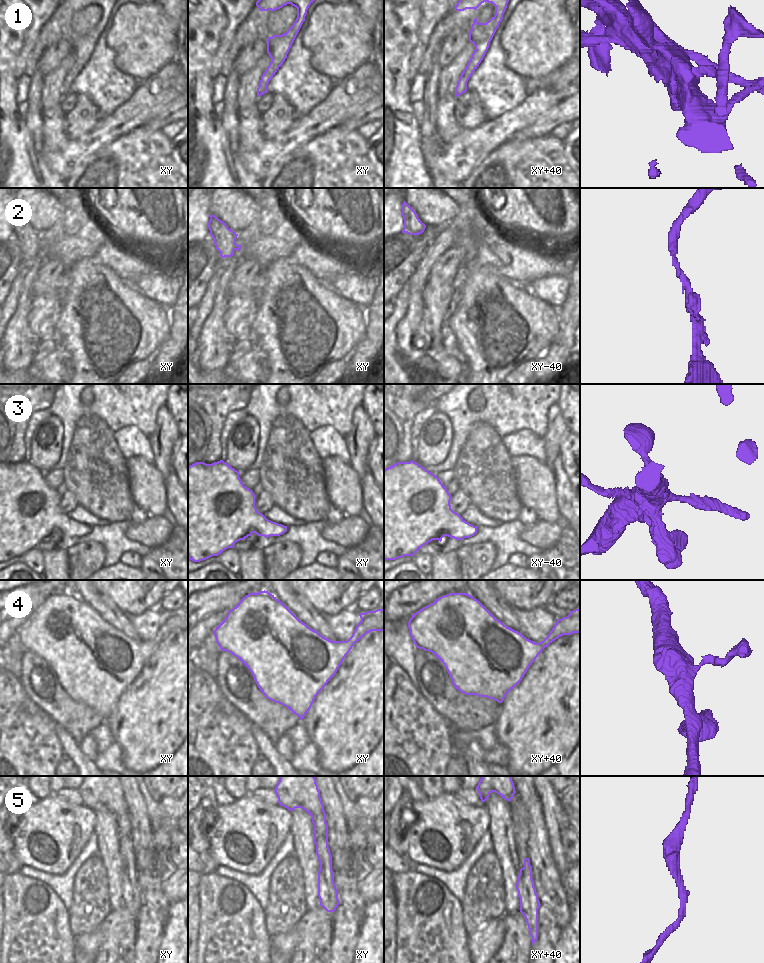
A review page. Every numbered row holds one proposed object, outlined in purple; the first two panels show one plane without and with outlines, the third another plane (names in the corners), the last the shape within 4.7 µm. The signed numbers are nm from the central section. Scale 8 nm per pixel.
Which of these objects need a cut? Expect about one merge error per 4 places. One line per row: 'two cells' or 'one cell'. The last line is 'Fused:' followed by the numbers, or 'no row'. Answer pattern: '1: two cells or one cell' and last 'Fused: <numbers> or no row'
1: one cell
2: one cell
3: one cell
4: one cell
5: one cell
Fused: no row

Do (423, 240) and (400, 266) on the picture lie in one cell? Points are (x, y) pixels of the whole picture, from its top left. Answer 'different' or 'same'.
same

